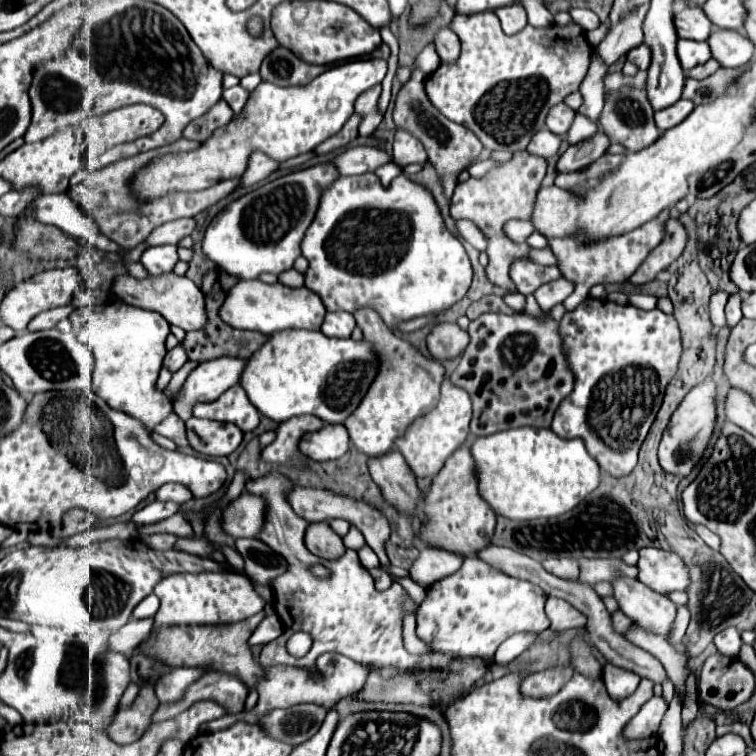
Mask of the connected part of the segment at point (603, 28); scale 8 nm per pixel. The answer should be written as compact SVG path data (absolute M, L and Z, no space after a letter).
M600 23L598 29L586 33L586 38L592 47L596 47L606 37L606 33L608 33L608 25L606 23Z

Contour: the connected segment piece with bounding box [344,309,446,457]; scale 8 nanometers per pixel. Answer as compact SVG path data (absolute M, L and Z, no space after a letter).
M360 309L354 313L354 319L358 323L358 327L362 329L364 333L364 341L370 341L374 353L378 353L378 375L374 377L366 397L362 399L362 405L358 405L358 409L344 421L348 433L350 433L350 439L354 443L354 447L364 453L366 457L378 457L378 455L384 455L388 453L392 447L394 447L394 439L398 439L406 427L420 415L432 411L440 399L440 385L444 381L444 375L446 375L446 369L440 361L434 361L434 359L428 359L426 355L422 355L416 347L412 347L408 341L396 337L378 317L378 313L374 313L372 309Z

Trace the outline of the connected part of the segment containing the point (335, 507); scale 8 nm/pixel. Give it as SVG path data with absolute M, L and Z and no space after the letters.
M294 487L288 493L288 501L292 505L292 509L296 511L298 517L302 517L308 523L318 523L318 521L330 521L330 519L346 519L350 525L354 525L366 539L366 543L374 549L374 553L378 555L380 561L388 559L386 551L384 551L384 543L390 537L390 523L386 519L386 515L376 509L374 505L368 505L366 501L354 499L354 497L346 497L346 495L338 495L334 491L326 491L326 489L312 489L312 487Z

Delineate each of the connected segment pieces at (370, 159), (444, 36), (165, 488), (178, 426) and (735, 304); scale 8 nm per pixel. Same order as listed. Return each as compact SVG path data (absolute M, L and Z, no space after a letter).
M350 147L342 155L338 155L332 163L338 167L340 175L362 175L368 171L376 171L380 165L388 163L392 157L386 149L380 147Z
M444 27L436 33L434 43L436 43L436 51L438 51L442 63L454 63L460 57L460 41L458 41L456 33L450 31L448 27Z
M166 483L156 491L156 499L158 501L174 501L178 505L184 505L186 501L192 499L192 493L190 493L190 489L186 489L180 483Z
M170 413L162 423L158 423L154 427L156 433L172 439L178 447L186 447L188 441L186 441L186 429L184 429L184 421L180 417L176 417L174 413Z
M740 293L730 295L728 305L726 305L726 325L732 329L738 325L738 321L742 319L742 311L740 311Z

